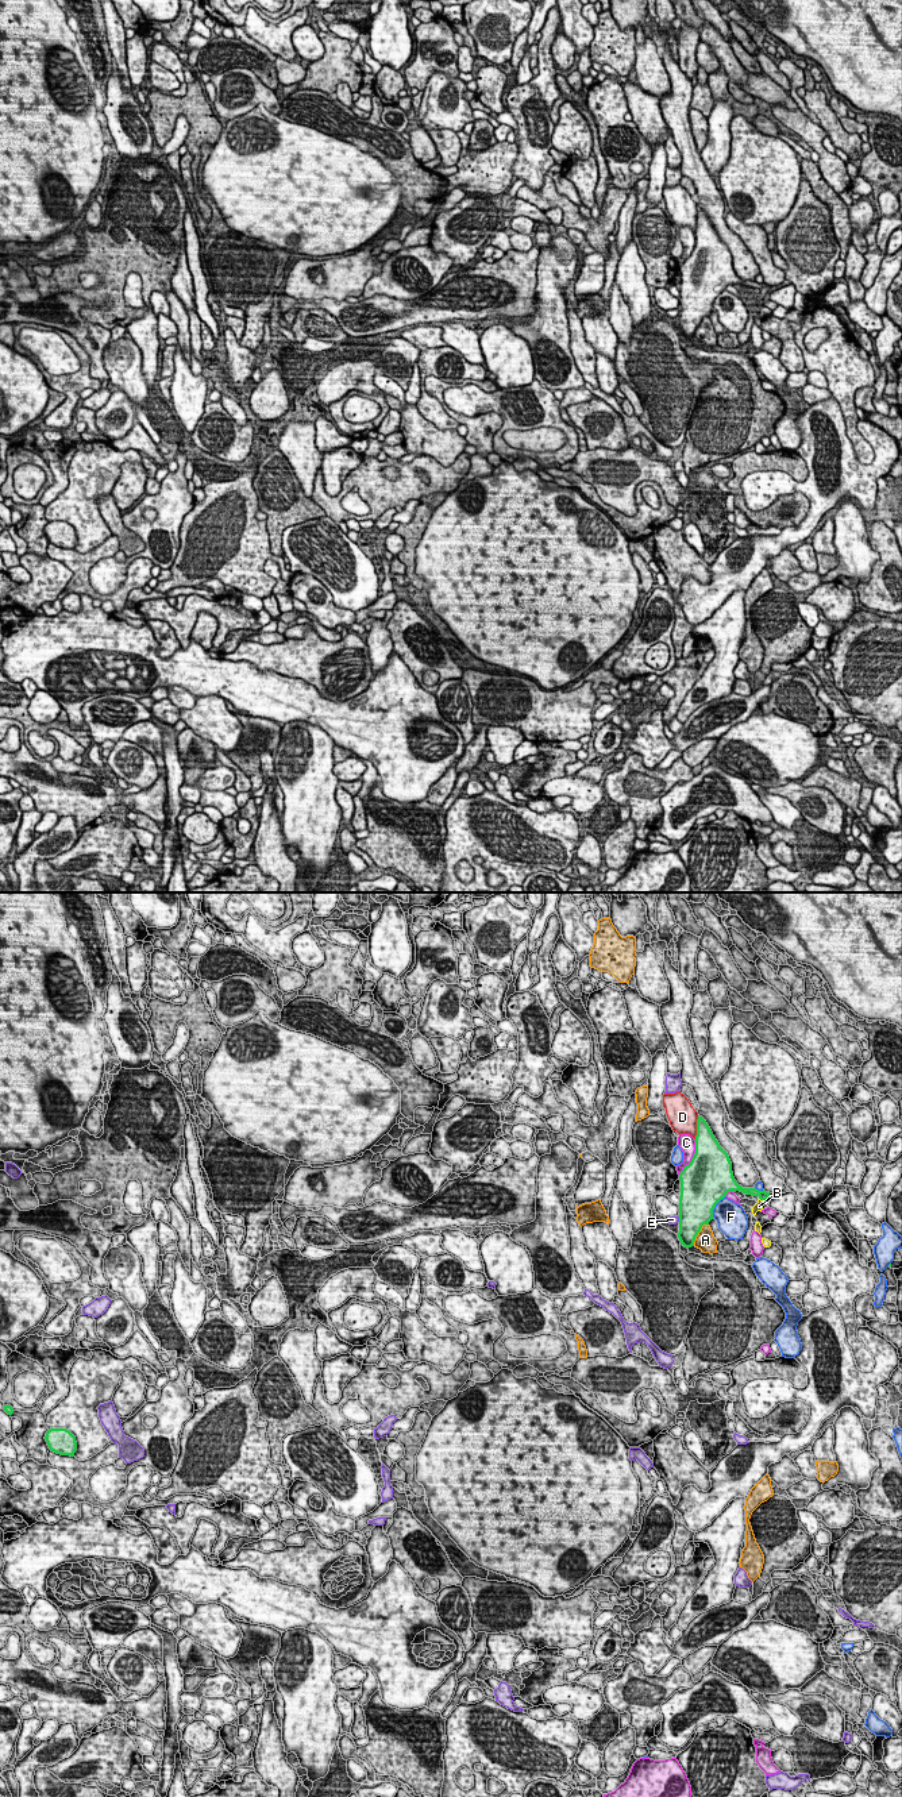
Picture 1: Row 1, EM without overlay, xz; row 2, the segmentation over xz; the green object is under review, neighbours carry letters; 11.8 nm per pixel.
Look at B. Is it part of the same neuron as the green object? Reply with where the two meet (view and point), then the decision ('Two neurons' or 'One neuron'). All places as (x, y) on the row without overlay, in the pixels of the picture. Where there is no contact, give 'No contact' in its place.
Touches green at xz (762, 292). One neuron

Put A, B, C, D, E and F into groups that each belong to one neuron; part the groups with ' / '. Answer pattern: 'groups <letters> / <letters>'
groups A / B / C / D / E / F

